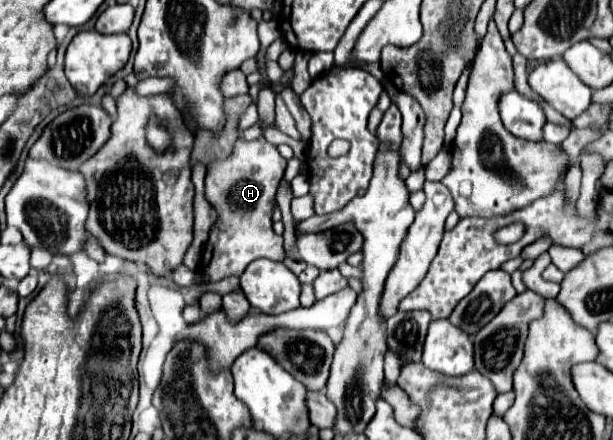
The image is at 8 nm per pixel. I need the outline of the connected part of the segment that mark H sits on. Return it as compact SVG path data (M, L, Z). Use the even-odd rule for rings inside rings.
M261 137L251 143L237 139L233 155L223 163L211 163L207 169L205 197L219 213L219 221L211 227L201 255L201 269L211 281L241 275L253 259L267 258L280 262L285 259L283 237L277 235L272 226L275 193L285 167L287 161L279 155L277 147Z

